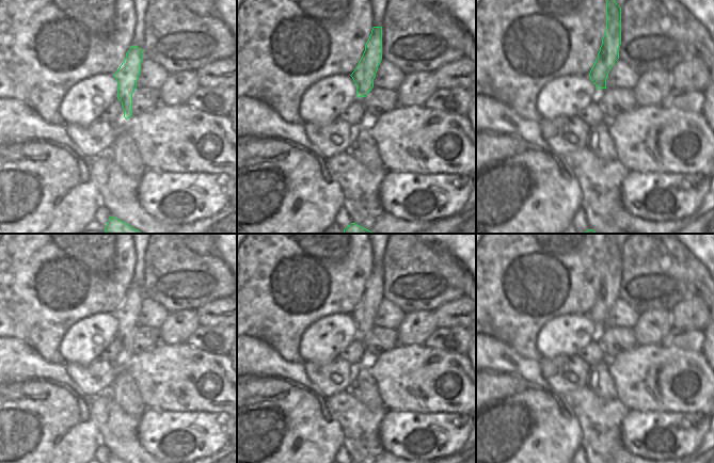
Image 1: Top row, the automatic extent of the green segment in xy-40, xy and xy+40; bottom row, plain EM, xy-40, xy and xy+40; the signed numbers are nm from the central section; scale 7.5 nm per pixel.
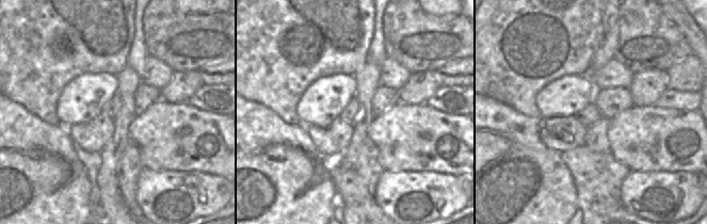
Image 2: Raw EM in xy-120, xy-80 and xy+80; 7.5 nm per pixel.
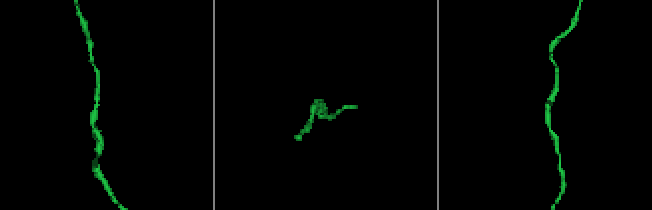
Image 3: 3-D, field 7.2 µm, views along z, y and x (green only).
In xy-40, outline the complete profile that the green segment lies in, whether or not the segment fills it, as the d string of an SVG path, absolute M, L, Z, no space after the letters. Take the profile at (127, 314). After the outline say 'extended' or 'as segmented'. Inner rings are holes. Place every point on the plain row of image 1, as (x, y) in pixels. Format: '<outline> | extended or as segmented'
M131 285L117 310L113 314L117 320L117 338L122 341L124 356L132 355L132 333L141 312L143 289Z | as segmented

